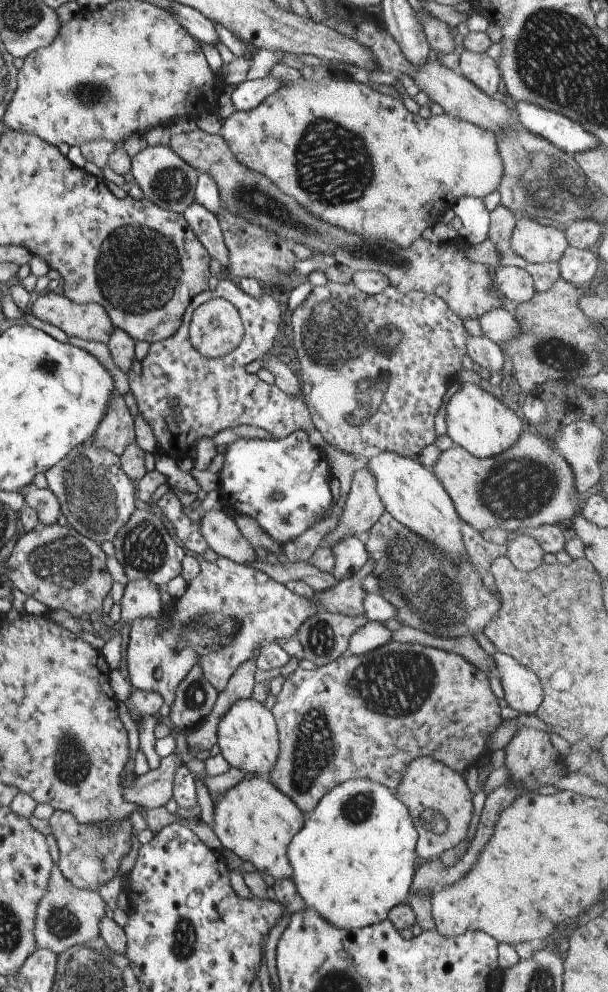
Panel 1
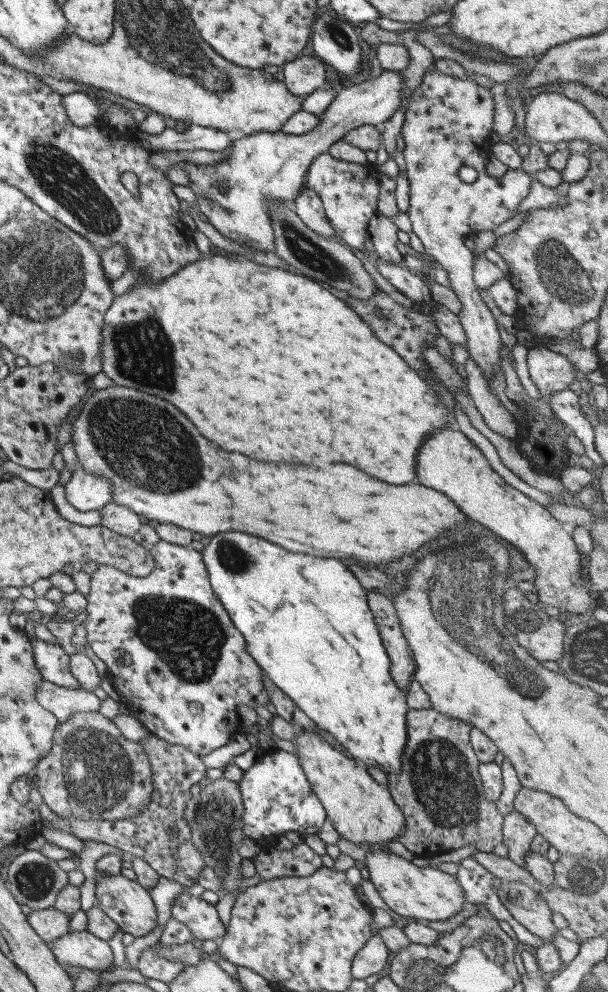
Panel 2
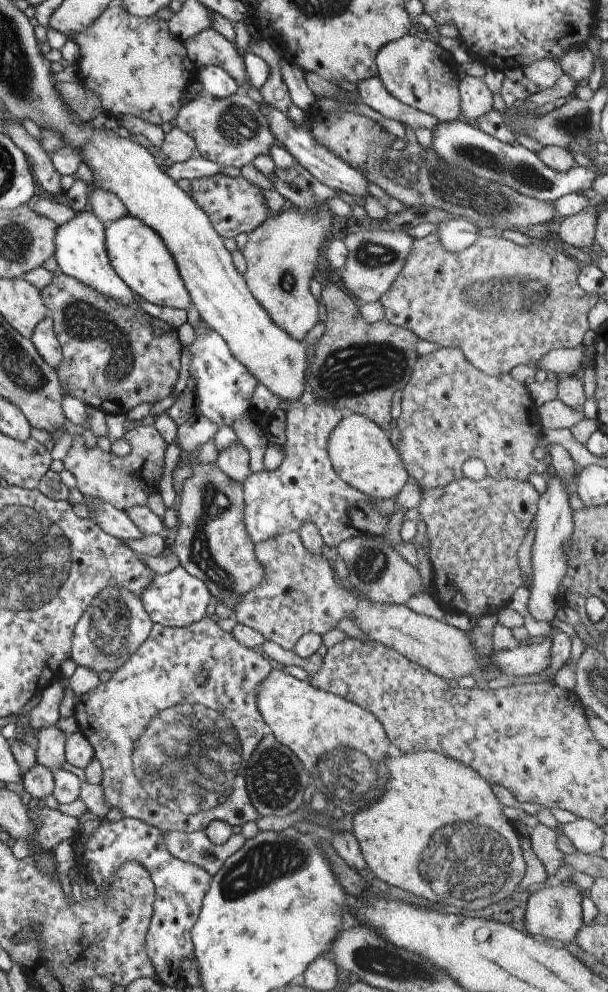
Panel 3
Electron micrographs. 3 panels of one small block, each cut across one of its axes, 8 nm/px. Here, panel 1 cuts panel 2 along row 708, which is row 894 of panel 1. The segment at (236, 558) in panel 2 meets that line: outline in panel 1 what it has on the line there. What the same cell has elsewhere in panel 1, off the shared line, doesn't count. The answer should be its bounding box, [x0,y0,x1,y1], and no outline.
[286,778,419,929]

